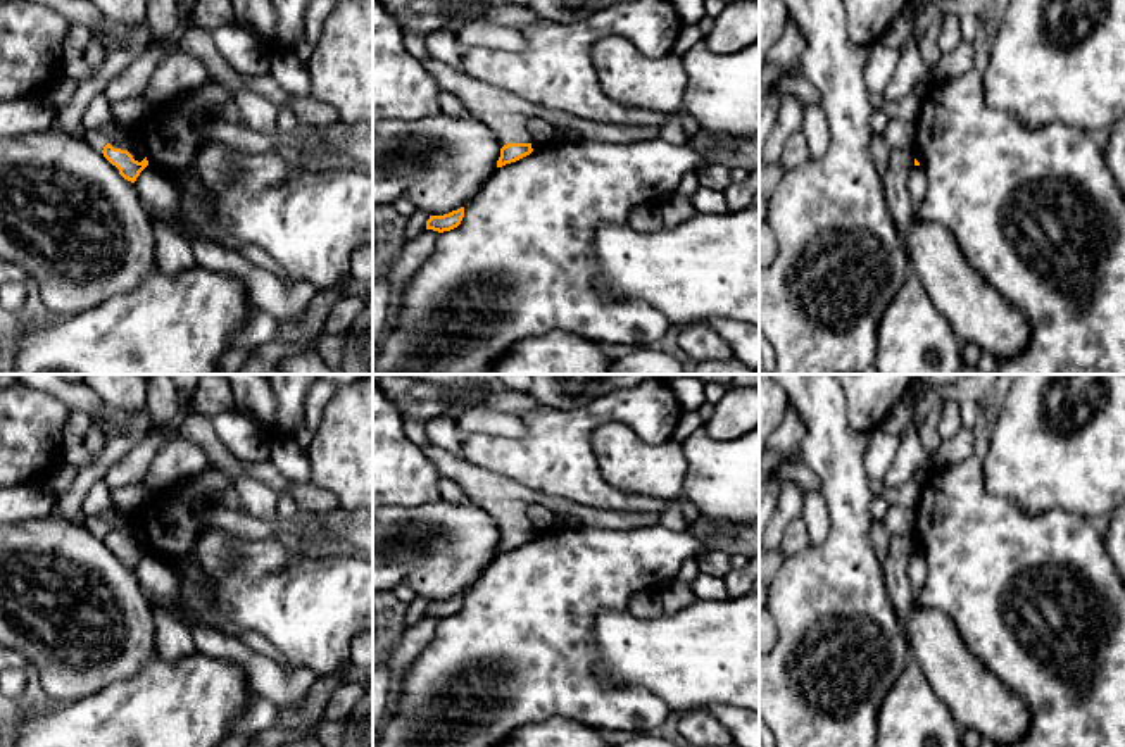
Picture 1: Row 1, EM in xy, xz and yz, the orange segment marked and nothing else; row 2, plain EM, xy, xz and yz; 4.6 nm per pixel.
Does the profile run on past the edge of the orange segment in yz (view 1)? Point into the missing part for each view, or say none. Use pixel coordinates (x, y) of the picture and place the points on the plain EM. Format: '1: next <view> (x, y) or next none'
1: next none

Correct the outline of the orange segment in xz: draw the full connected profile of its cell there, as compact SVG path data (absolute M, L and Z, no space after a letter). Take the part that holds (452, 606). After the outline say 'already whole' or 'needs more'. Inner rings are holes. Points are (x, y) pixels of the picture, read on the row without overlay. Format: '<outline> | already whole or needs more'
M464 593L443 602L430 602L430 606L426 607L426 616L433 616L438 619L450 618L461 611L462 604Z | already whole

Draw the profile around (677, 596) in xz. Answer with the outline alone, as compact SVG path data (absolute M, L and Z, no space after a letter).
M675 580L669 585L666 585L664 592L663 592L663 611L666 614L673 614L687 606L690 606L692 602L695 602L695 593L692 590L692 587L688 587L687 583Z

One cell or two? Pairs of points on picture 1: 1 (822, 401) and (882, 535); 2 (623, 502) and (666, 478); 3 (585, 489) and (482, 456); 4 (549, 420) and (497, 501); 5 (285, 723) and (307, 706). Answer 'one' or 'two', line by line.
1: two
2: two
3: one
4: two
5: one

